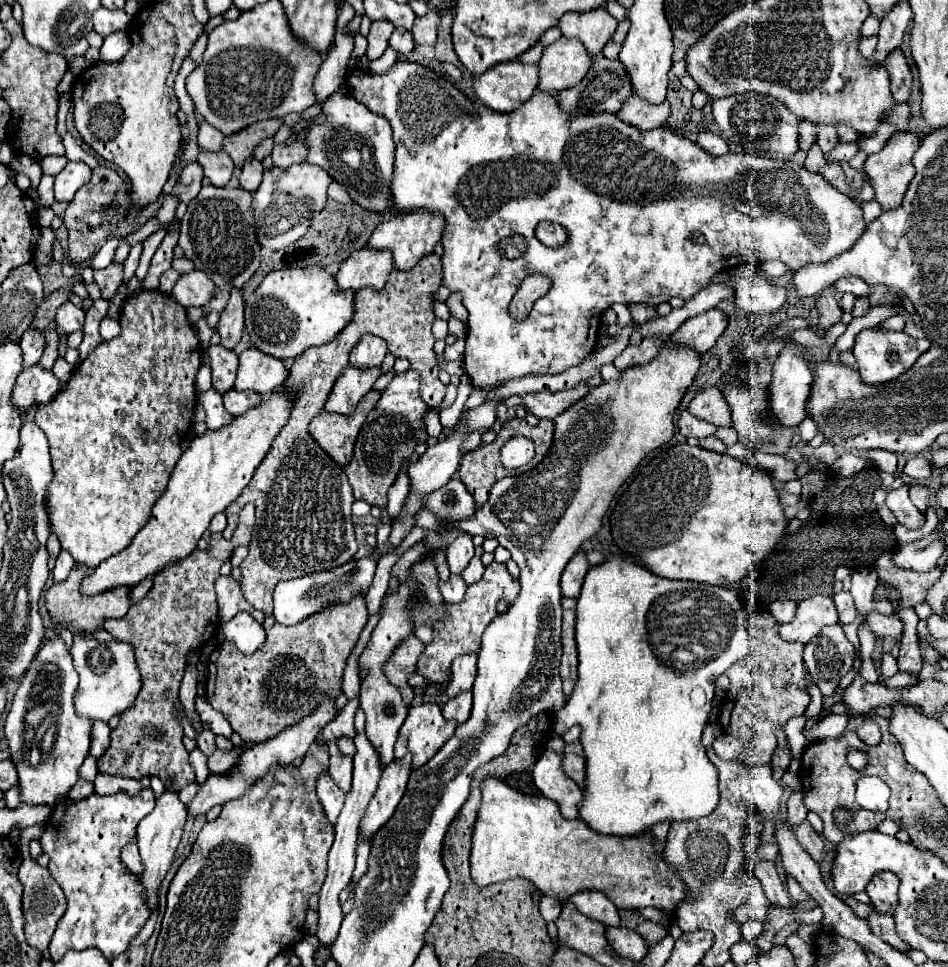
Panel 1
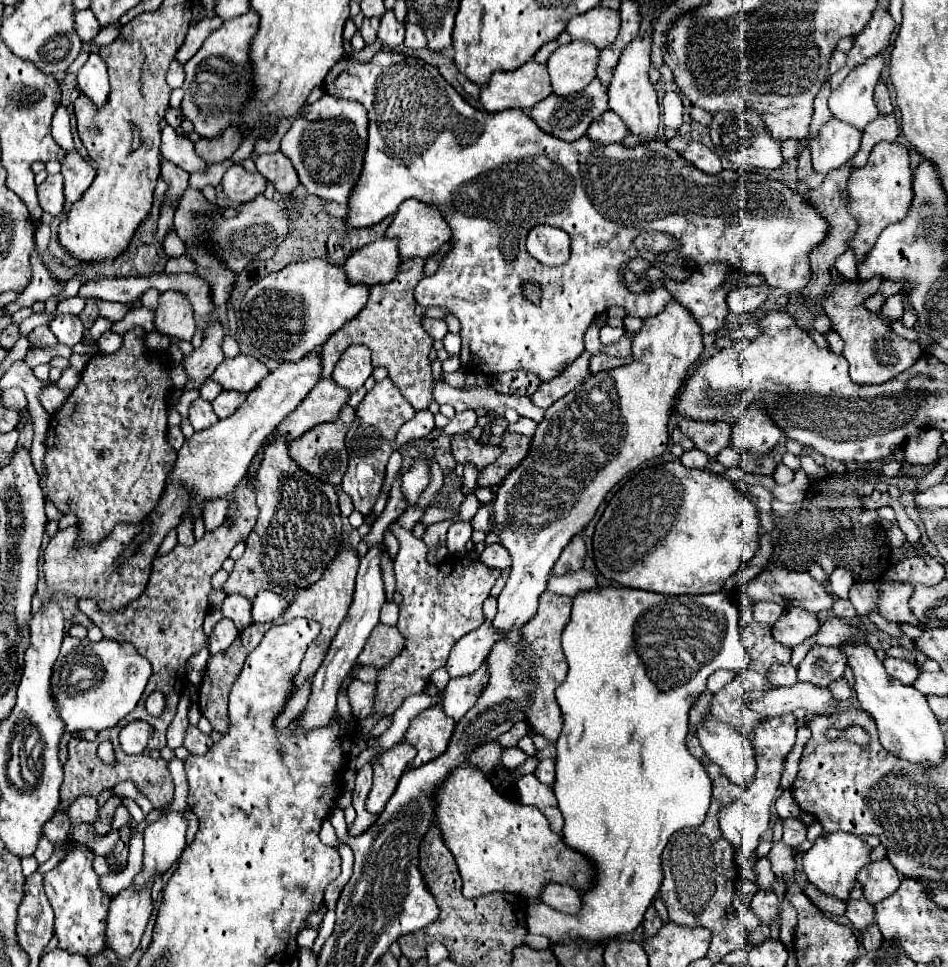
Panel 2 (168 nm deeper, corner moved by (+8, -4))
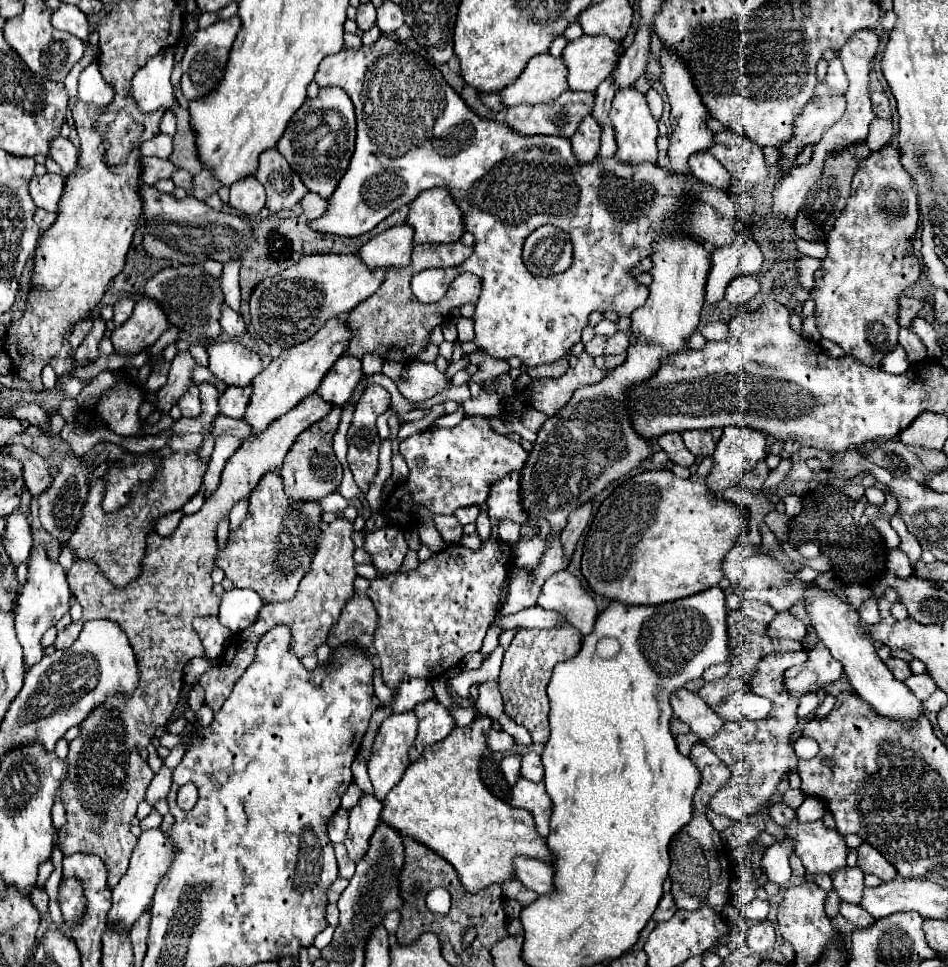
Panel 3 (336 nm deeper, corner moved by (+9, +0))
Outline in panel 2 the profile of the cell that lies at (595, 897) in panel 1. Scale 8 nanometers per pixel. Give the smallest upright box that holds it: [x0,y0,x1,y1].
[541,885,583,915]

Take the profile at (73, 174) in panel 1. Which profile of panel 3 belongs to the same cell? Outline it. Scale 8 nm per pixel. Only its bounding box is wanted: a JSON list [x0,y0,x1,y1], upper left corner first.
[30,173,64,211]

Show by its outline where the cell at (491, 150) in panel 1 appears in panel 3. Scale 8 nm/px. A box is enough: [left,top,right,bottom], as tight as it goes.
[310,35,754,367]

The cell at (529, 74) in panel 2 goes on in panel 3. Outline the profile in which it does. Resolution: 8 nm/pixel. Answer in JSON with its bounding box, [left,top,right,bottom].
[500,53,568,107]

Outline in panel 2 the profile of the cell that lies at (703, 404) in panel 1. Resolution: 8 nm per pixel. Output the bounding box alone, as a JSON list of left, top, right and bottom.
[679,417,733,457]

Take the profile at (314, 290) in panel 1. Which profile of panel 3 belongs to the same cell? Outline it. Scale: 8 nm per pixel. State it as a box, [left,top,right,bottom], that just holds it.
[250,253,386,349]

